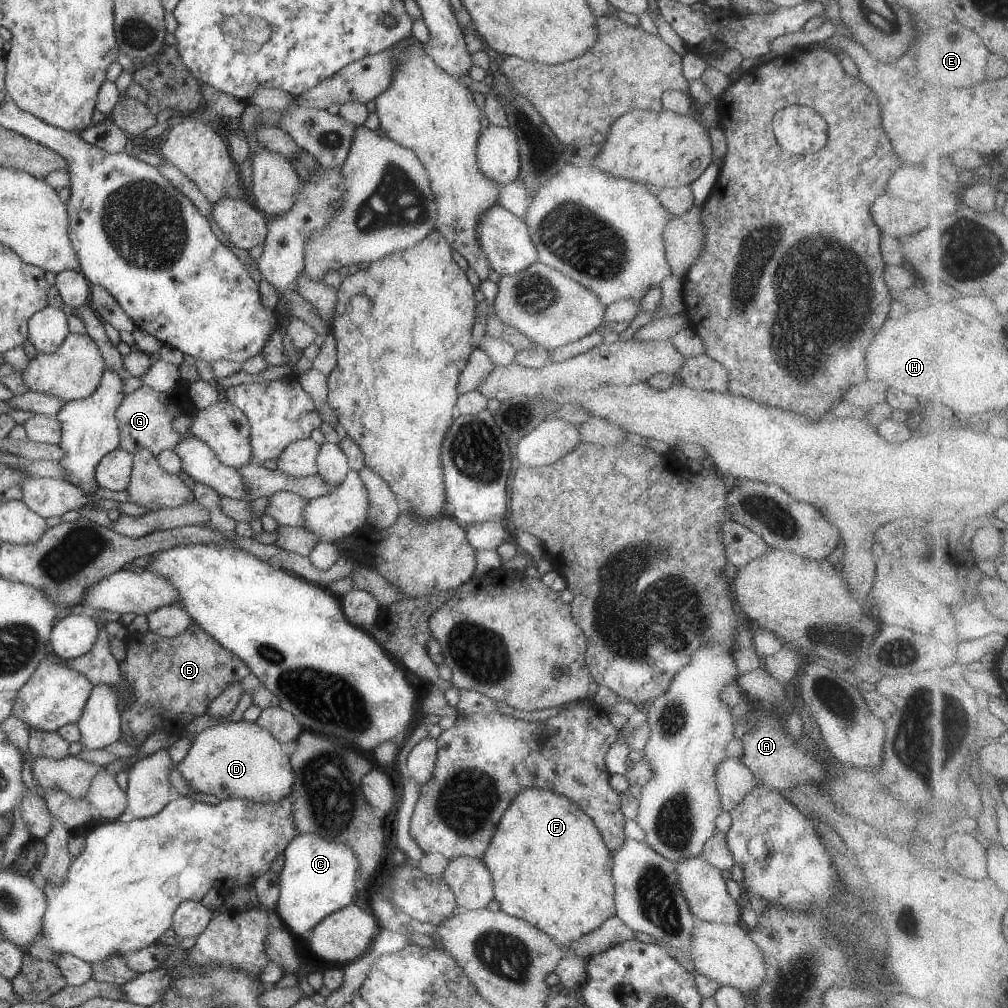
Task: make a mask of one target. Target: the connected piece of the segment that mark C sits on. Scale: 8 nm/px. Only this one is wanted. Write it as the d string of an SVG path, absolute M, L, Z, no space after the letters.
M301 833L291 839L282 852L284 861L280 878L280 892L274 912L283 922L285 927L294 937L300 938L300 935L307 930L311 930L324 916L347 906L353 902L355 896L356 875L358 869L358 860L354 852L347 848L345 843L324 839L315 833Z

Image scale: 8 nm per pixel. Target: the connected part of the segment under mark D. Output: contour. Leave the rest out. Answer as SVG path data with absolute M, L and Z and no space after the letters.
M243 719L219 722L218 725L207 727L195 734L187 754L175 767L194 791L213 795L220 801L239 798L254 803L274 803L289 794L294 779L290 757L281 751L280 742L277 742L269 732L259 728L256 722L245 722Z

